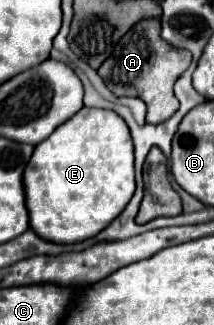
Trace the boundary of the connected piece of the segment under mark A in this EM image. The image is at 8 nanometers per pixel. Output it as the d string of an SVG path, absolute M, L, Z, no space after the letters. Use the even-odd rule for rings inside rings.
M141 20L129 30L111 52L111 56L97 70L103 78L105 86L115 96L133 96L141 98L147 104L147 122L163 124L167 122L179 108L177 98L173 94L173 86L179 76L189 68L191 56L189 52L181 52L169 48L165 40L161 40L161 22L159 20Z

